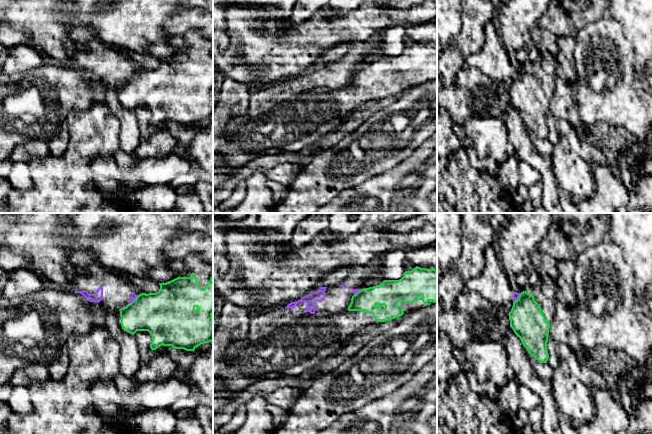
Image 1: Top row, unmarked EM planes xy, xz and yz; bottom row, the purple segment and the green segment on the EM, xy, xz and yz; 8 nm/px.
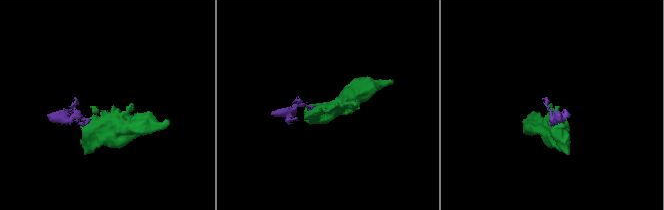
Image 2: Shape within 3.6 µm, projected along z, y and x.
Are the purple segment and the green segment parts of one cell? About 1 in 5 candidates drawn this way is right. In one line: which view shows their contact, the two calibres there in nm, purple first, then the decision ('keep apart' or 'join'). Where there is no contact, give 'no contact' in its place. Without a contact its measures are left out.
xy | 50/340 nm | keep apart

